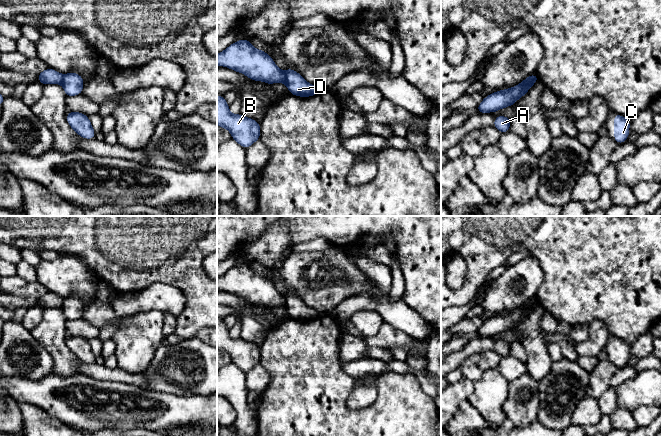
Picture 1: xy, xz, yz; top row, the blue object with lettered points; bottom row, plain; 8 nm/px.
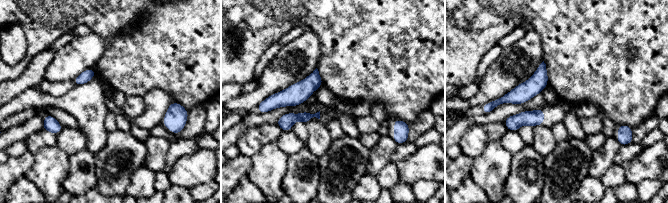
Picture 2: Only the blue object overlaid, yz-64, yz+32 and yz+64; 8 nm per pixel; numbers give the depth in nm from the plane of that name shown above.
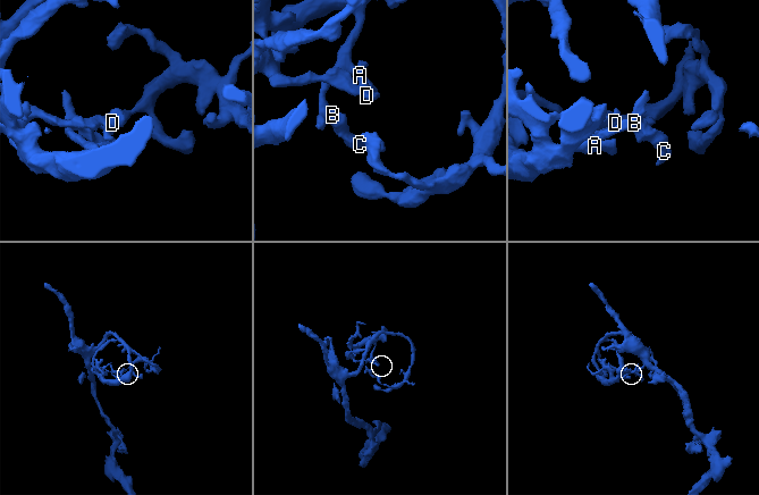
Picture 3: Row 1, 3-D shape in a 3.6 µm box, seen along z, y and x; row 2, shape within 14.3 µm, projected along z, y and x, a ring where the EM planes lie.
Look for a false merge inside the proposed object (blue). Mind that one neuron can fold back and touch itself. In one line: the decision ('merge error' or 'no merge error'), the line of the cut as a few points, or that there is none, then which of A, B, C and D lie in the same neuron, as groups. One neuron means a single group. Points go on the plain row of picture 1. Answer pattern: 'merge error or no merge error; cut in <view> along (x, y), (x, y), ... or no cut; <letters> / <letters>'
merge error; cut in xz along (284, 295), (285, 305); A B C / D

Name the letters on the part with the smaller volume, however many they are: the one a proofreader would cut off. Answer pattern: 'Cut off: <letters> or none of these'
Cut off: D

